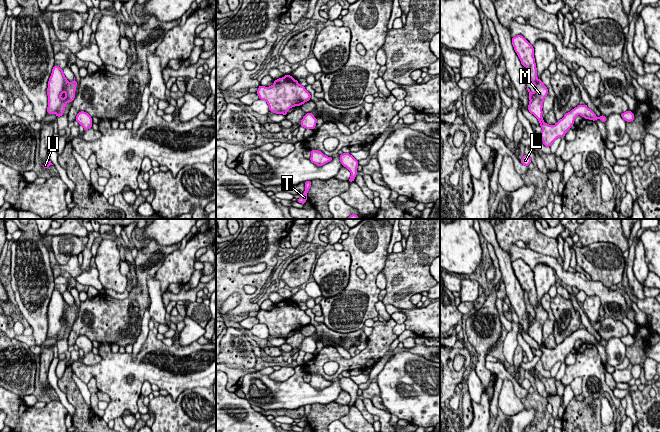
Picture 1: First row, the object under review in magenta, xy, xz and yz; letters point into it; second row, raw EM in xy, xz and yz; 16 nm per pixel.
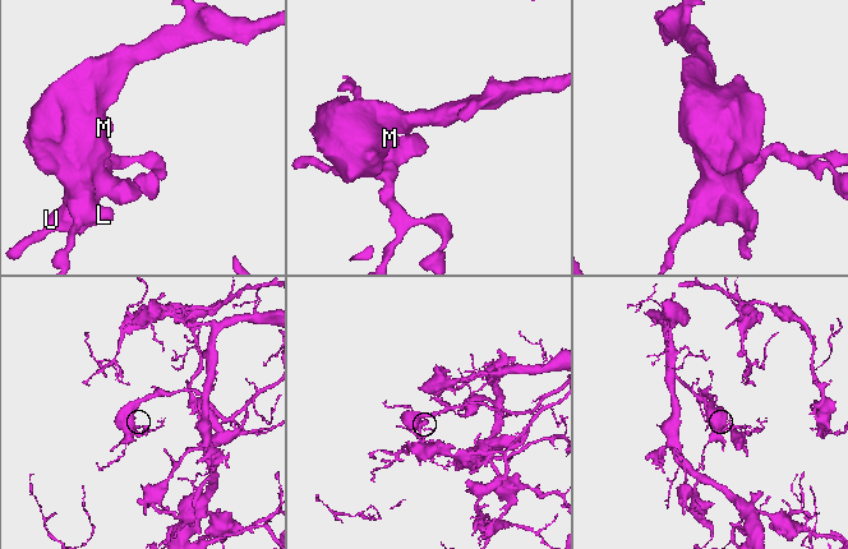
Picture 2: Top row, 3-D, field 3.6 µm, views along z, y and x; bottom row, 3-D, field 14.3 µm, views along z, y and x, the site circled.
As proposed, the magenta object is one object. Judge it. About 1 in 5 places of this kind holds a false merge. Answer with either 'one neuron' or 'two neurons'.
one neuron

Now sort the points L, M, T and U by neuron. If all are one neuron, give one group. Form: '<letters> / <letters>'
L M T U

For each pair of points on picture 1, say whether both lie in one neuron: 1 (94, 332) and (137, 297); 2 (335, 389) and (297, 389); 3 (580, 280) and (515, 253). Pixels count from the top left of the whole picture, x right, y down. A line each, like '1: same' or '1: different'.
1: same
2: same
3: same

